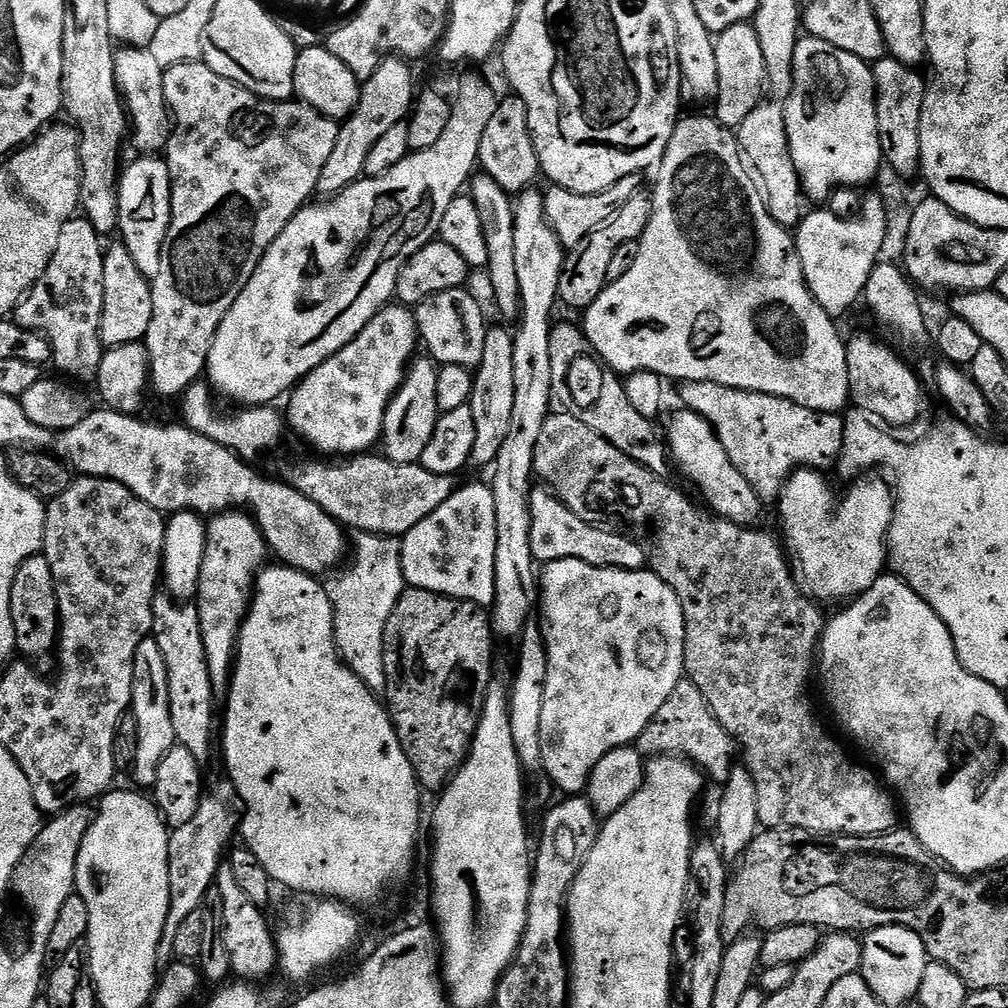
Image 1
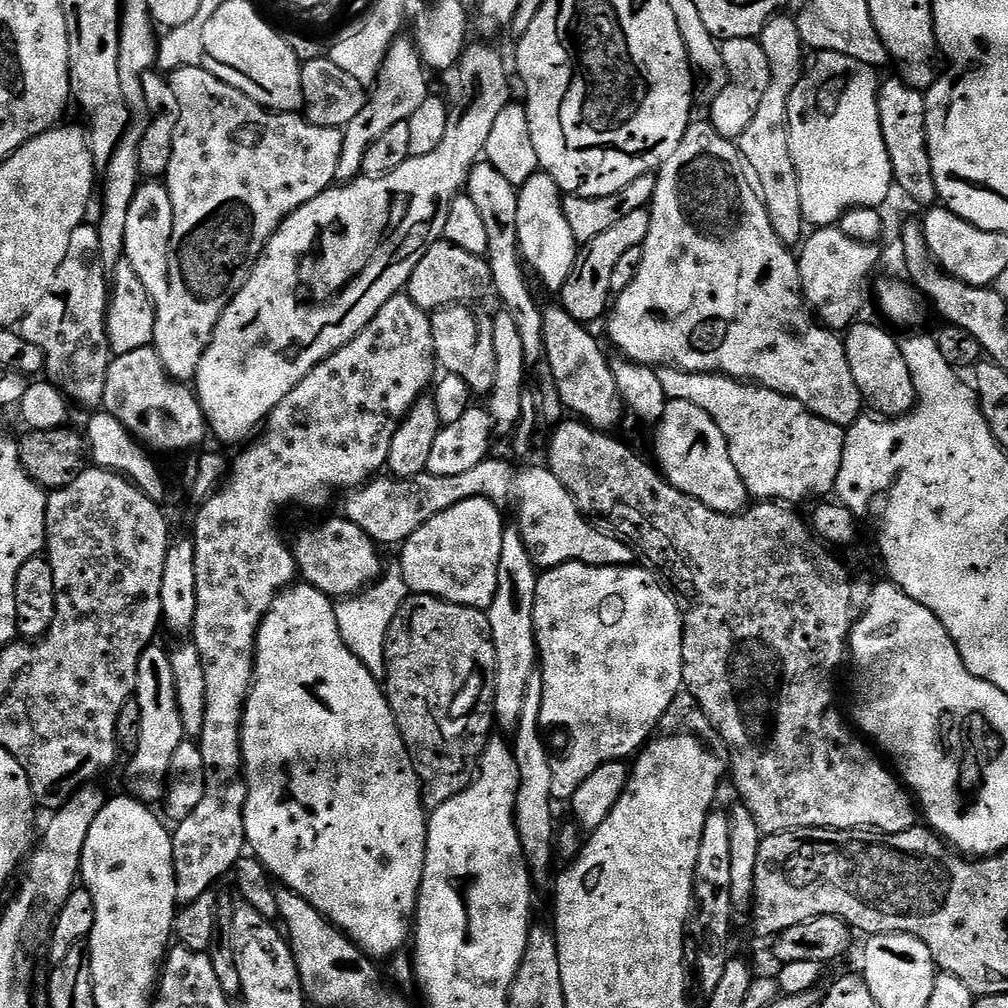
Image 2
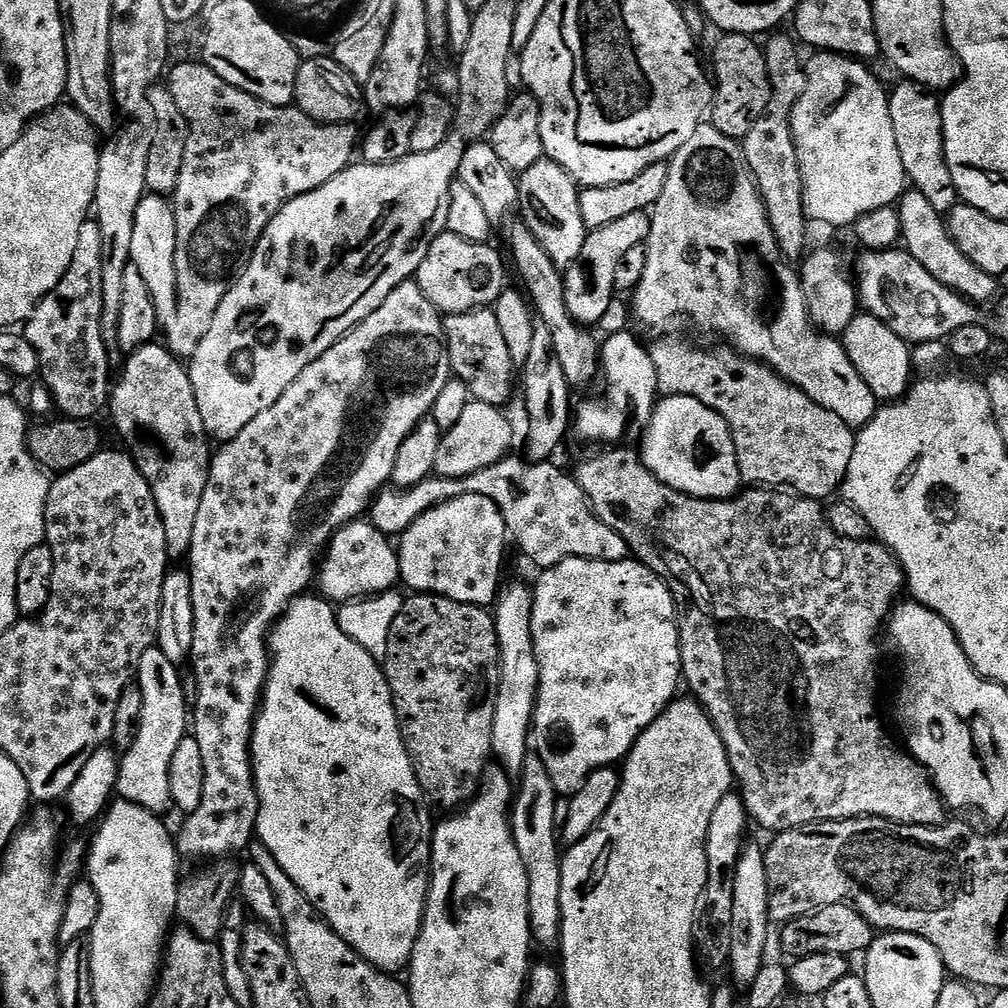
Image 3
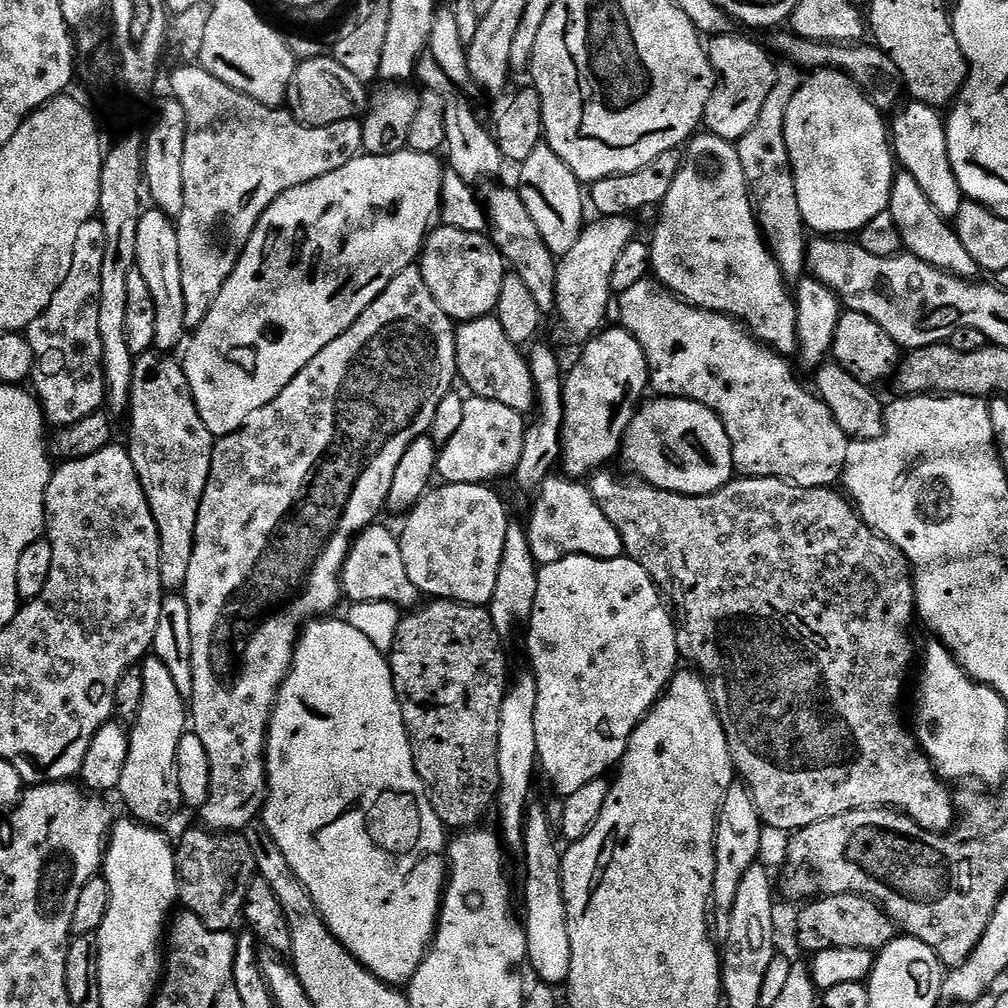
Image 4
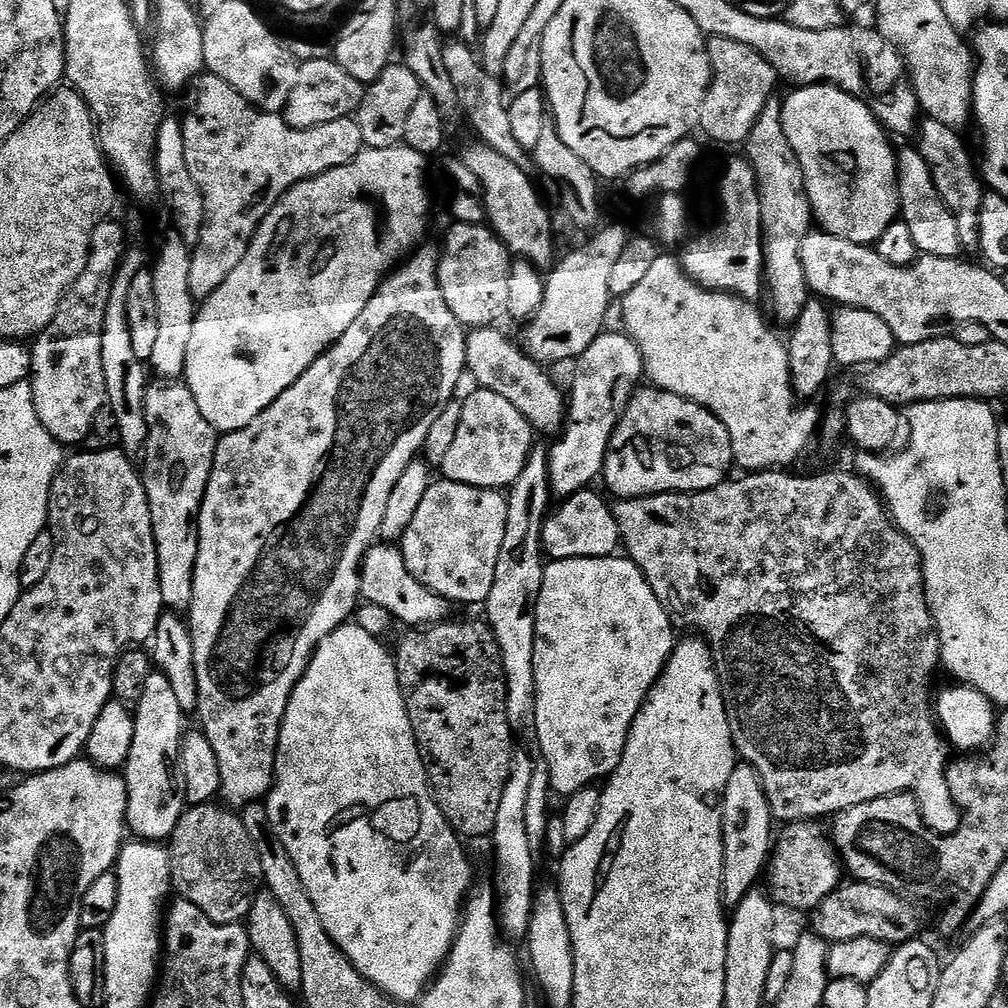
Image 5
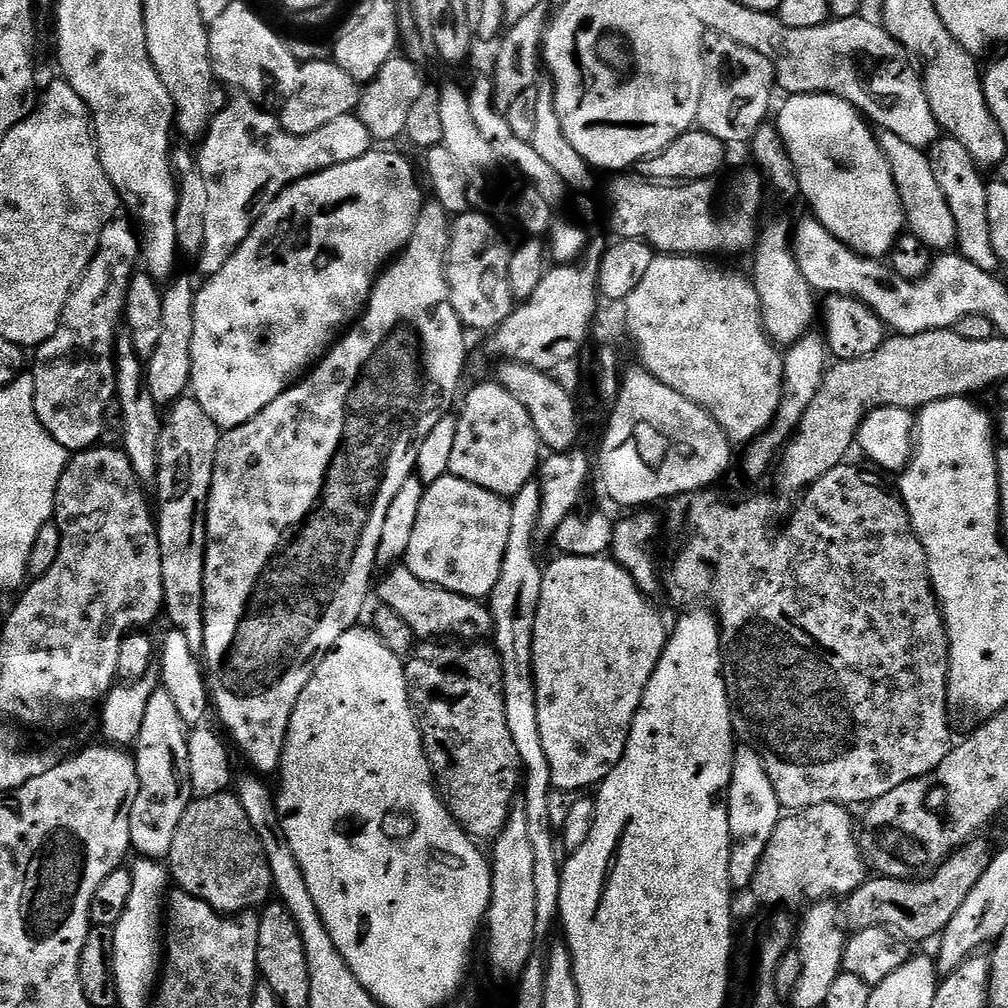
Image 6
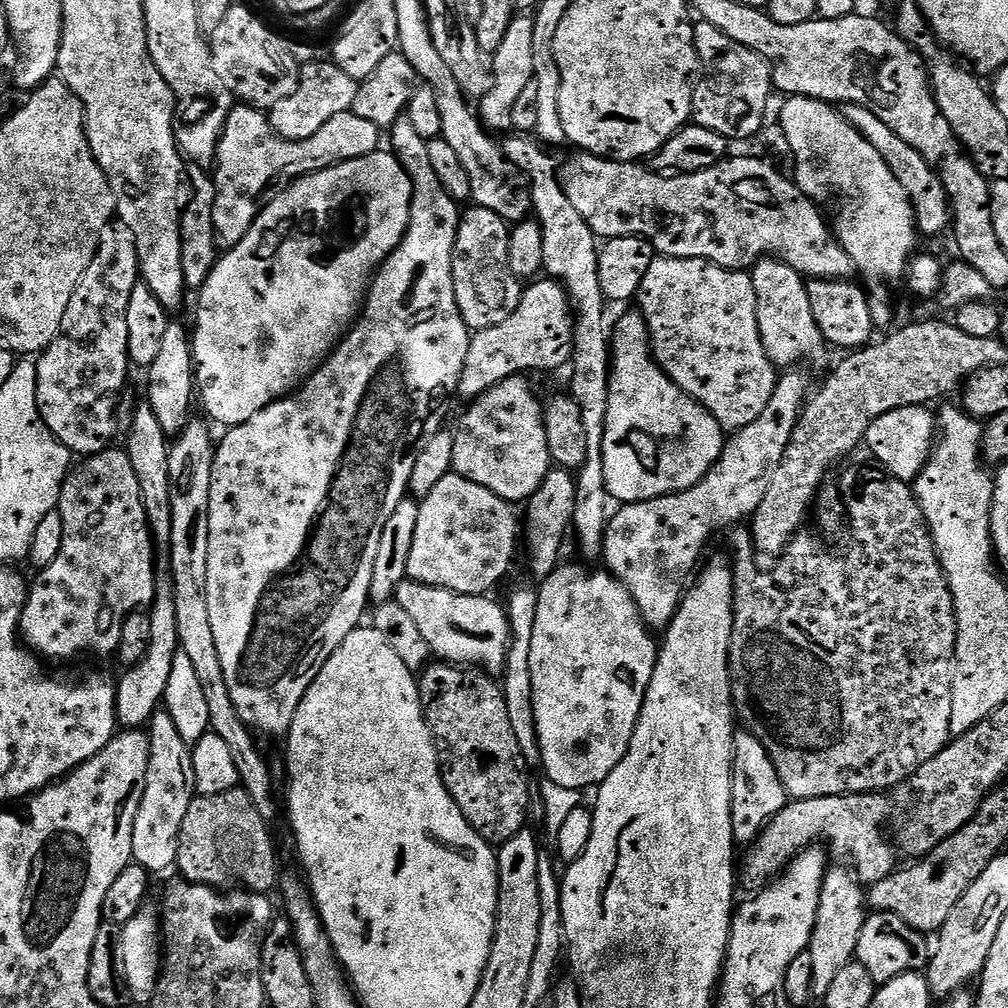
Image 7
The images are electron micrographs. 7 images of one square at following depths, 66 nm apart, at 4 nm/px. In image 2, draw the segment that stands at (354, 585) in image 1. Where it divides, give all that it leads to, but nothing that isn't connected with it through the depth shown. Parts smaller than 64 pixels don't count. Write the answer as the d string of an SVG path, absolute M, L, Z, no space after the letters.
M385 571L382 578L371 586L359 591L354 596L341 599L336 604L336 621L342 642L360 659L377 678L384 675L384 659L386 658L386 630L390 630L390 622L394 622L394 614L398 614L398 606L410 595L407 582L399 571Z

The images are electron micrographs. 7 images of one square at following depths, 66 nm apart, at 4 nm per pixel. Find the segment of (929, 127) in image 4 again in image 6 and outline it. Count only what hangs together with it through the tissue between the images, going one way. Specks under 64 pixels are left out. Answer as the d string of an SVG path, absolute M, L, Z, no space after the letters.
M949 136L937 139L928 153L938 186L946 194L951 213L954 215L956 248L959 255L974 263L974 266L981 267L982 270L997 273L1001 262L993 250L990 239L989 210L986 201L988 187L980 176L982 172L979 165L960 142Z

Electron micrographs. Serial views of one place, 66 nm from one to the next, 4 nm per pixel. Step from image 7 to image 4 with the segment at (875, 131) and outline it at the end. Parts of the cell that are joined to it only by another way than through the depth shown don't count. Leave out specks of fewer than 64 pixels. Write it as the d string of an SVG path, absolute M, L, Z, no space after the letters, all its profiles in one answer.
M897 171L896 178L892 181L887 211L897 224L903 247L911 255L938 270L949 272L951 276L961 276L964 280L972 280L979 277L976 275L981 275L978 262L974 262L974 258L966 254L966 246L962 246L962 242L957 238L955 227L950 226L949 221L936 212L931 199L923 193L922 187L918 186L918 182L908 171Z

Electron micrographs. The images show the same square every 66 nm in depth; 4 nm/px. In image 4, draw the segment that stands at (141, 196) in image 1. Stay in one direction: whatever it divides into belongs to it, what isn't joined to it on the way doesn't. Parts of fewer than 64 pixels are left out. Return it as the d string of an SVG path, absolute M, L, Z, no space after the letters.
M144 210L140 213L135 271L142 274L150 289L150 295L154 298L154 307L158 309L158 323L154 326L155 351L168 354L173 351L171 348L179 349L186 336L186 297L182 294L182 261L178 259L177 225L173 217L159 210L151 211Z

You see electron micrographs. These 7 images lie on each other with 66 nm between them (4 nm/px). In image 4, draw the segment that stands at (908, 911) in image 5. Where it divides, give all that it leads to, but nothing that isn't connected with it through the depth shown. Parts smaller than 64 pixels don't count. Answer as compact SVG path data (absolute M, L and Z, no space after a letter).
M858 894L820 896L805 904L808 905L801 910L800 917L796 920L796 940L808 951L808 954L835 948L879 950L885 948L898 935L898 925L885 914L879 904L875 904L865 896Z

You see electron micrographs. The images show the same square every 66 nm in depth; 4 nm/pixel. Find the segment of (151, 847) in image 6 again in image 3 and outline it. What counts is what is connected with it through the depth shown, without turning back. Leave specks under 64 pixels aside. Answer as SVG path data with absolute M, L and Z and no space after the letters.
M159 646L142 654L142 662L136 667L136 680L142 690L142 718L134 746L123 753L120 773L116 783L119 799L142 806L147 812L164 814L173 807L170 794L170 762L178 742L190 728L190 700L184 697L184 684L180 681L181 669Z

